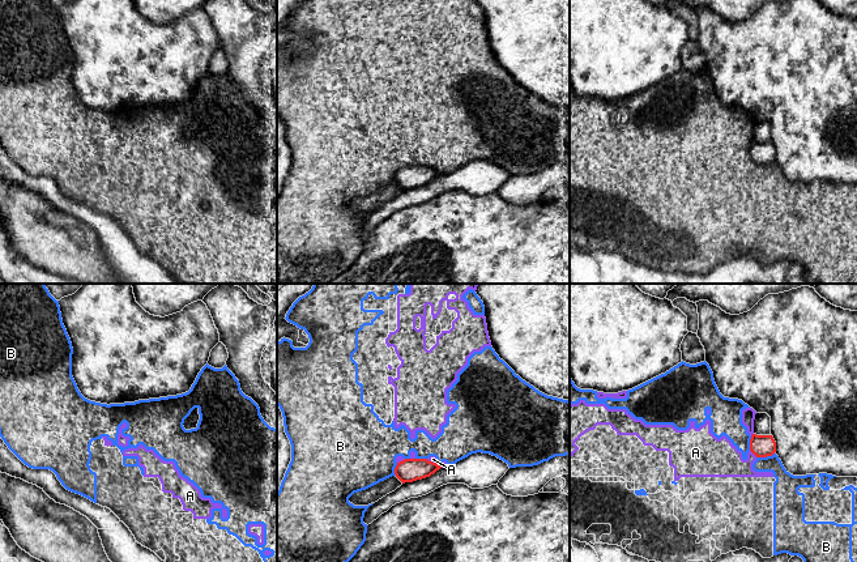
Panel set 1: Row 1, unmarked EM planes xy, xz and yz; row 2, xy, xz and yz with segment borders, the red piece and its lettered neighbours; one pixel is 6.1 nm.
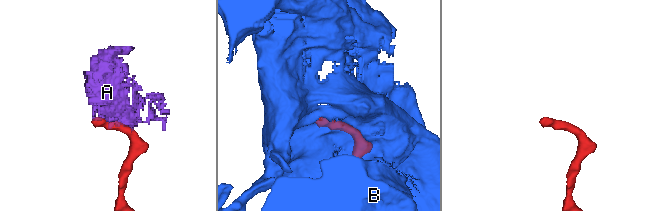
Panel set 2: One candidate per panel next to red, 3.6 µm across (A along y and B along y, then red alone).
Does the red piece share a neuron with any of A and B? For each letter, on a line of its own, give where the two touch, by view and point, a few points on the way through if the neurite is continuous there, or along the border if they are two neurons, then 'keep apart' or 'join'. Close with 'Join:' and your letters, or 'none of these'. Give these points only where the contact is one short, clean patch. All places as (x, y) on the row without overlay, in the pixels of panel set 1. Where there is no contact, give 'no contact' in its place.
A: contact yz (754, 161); border yz (750, 157), (757, 164); keep apart
B: contact yz (764, 164); keep apart
Join: none of these

